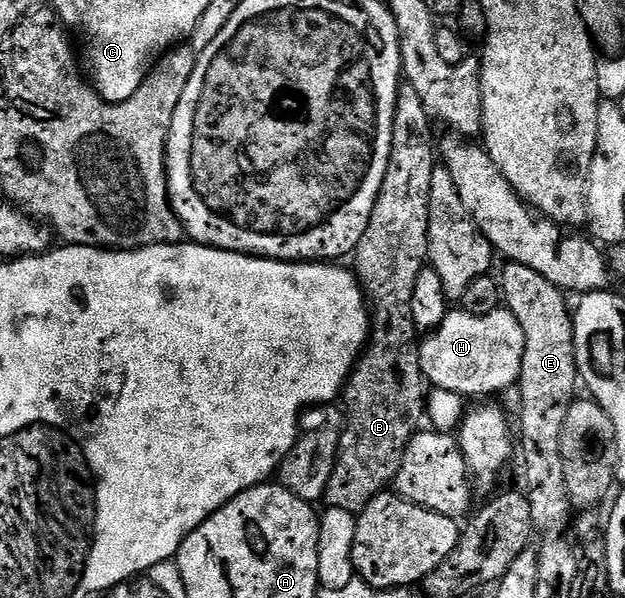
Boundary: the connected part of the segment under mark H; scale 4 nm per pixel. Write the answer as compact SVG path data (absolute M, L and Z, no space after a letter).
M460 309L450 310L439 326L420 340L421 372L436 390L450 391L462 397L493 395L516 384L521 377L525 352L523 327L508 309L486 315L472 315Z

